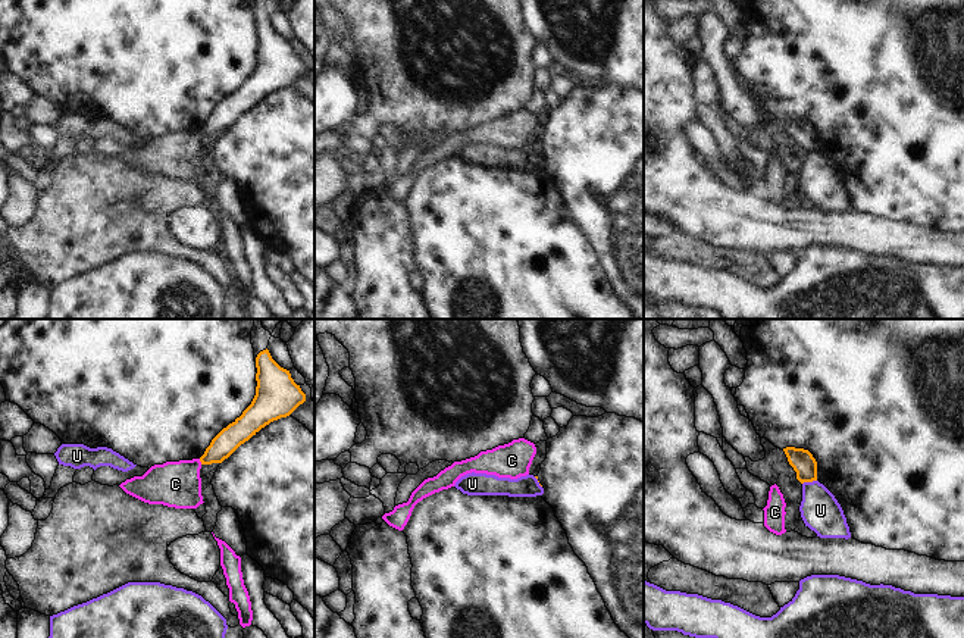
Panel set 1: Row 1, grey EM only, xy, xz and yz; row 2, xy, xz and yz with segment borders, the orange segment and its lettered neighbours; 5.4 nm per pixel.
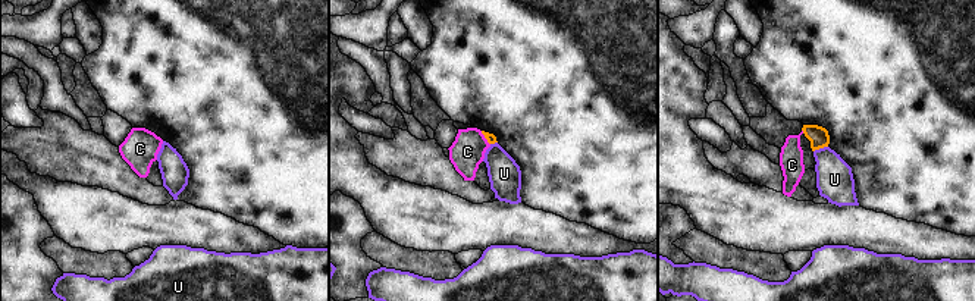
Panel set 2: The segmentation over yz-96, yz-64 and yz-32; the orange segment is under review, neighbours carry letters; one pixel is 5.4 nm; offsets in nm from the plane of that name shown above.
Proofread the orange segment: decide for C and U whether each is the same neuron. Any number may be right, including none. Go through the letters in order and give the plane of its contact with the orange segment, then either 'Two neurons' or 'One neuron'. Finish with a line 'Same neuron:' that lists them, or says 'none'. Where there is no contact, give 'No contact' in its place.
C: Touches orange in xy. Two neurons
U: Touches orange in yz. Two neurons
Same neuron: none

